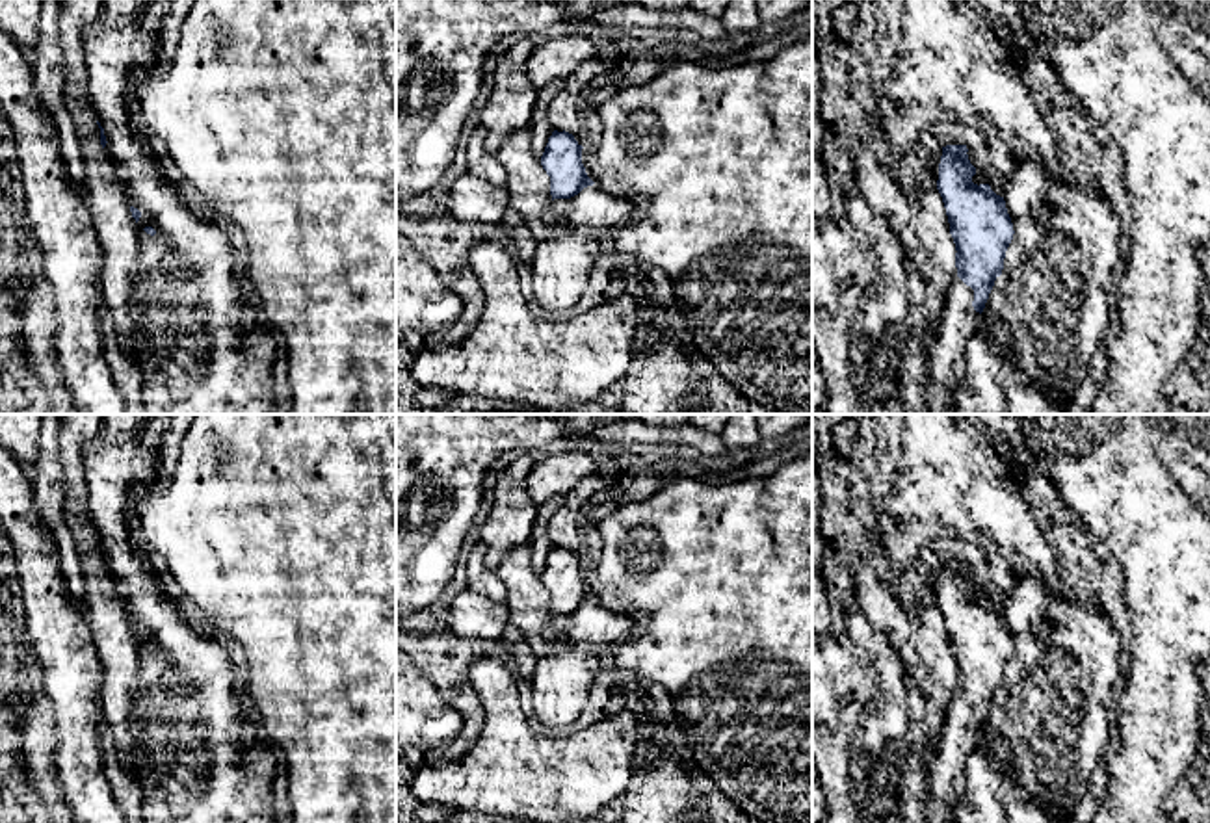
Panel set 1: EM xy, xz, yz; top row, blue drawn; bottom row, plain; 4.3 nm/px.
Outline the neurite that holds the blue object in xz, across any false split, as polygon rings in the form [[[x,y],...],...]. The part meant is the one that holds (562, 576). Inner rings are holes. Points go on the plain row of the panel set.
[[[554,546],[548,554],[541,581],[550,593],[550,611],[554,615],[571,615],[595,598],[587,593],[582,580],[582,561],[569,548]]]

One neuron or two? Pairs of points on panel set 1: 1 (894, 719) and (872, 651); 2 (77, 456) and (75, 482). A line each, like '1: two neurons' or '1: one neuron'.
1: one neuron
2: one neuron

